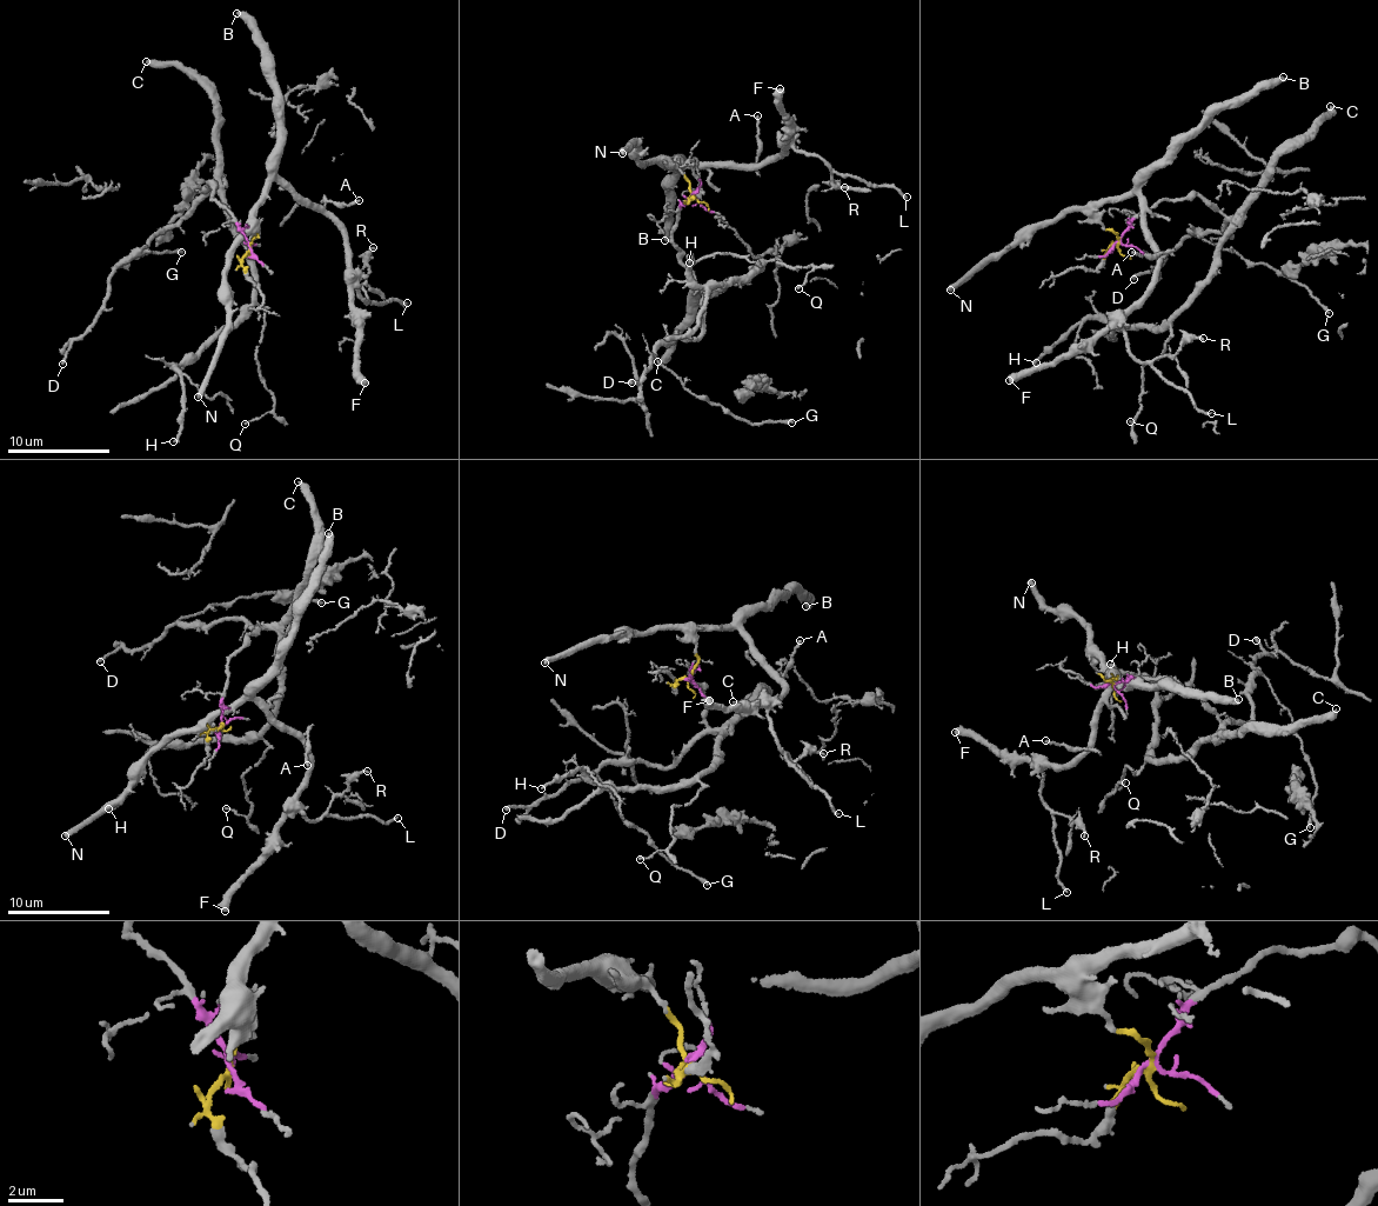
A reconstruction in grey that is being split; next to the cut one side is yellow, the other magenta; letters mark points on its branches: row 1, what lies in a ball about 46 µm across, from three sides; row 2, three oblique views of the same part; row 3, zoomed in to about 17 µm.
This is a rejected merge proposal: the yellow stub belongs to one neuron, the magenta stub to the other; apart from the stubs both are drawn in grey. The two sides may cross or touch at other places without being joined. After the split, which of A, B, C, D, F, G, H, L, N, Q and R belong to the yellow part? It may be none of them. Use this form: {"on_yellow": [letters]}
{"on_yellow": ["A", "B", "F", "L", "N", "R"]}

